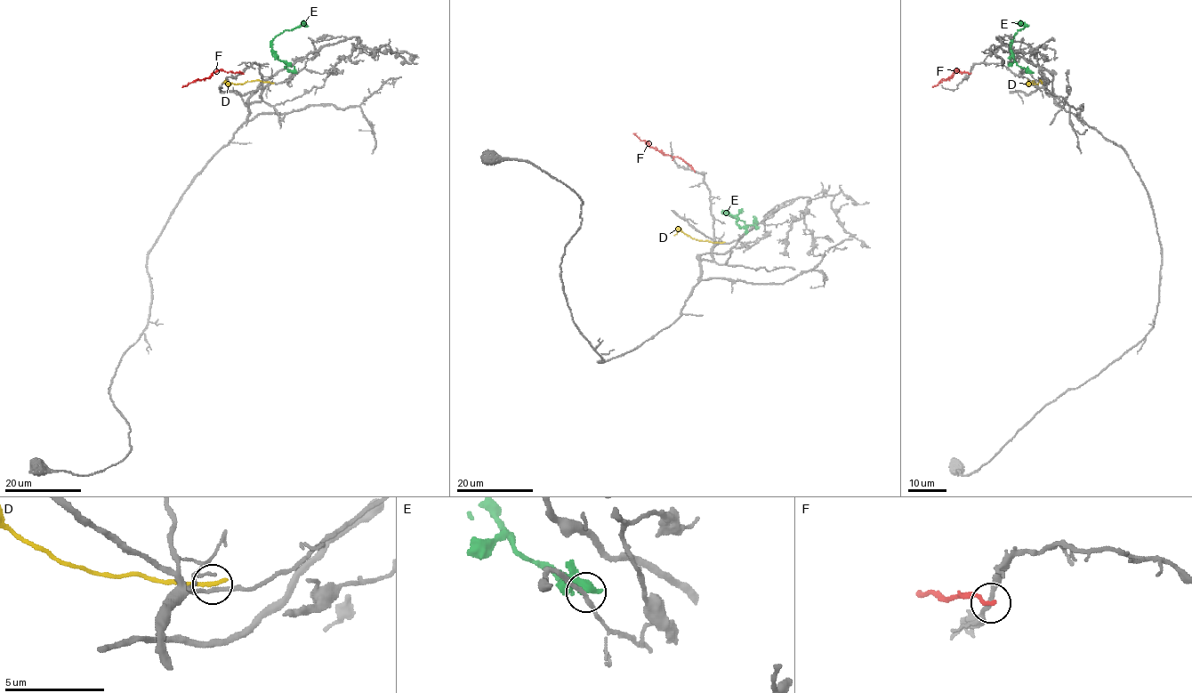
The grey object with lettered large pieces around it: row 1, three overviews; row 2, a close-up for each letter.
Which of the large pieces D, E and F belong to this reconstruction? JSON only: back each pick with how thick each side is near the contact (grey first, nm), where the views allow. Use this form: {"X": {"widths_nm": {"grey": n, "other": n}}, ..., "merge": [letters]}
{"merge": []}

